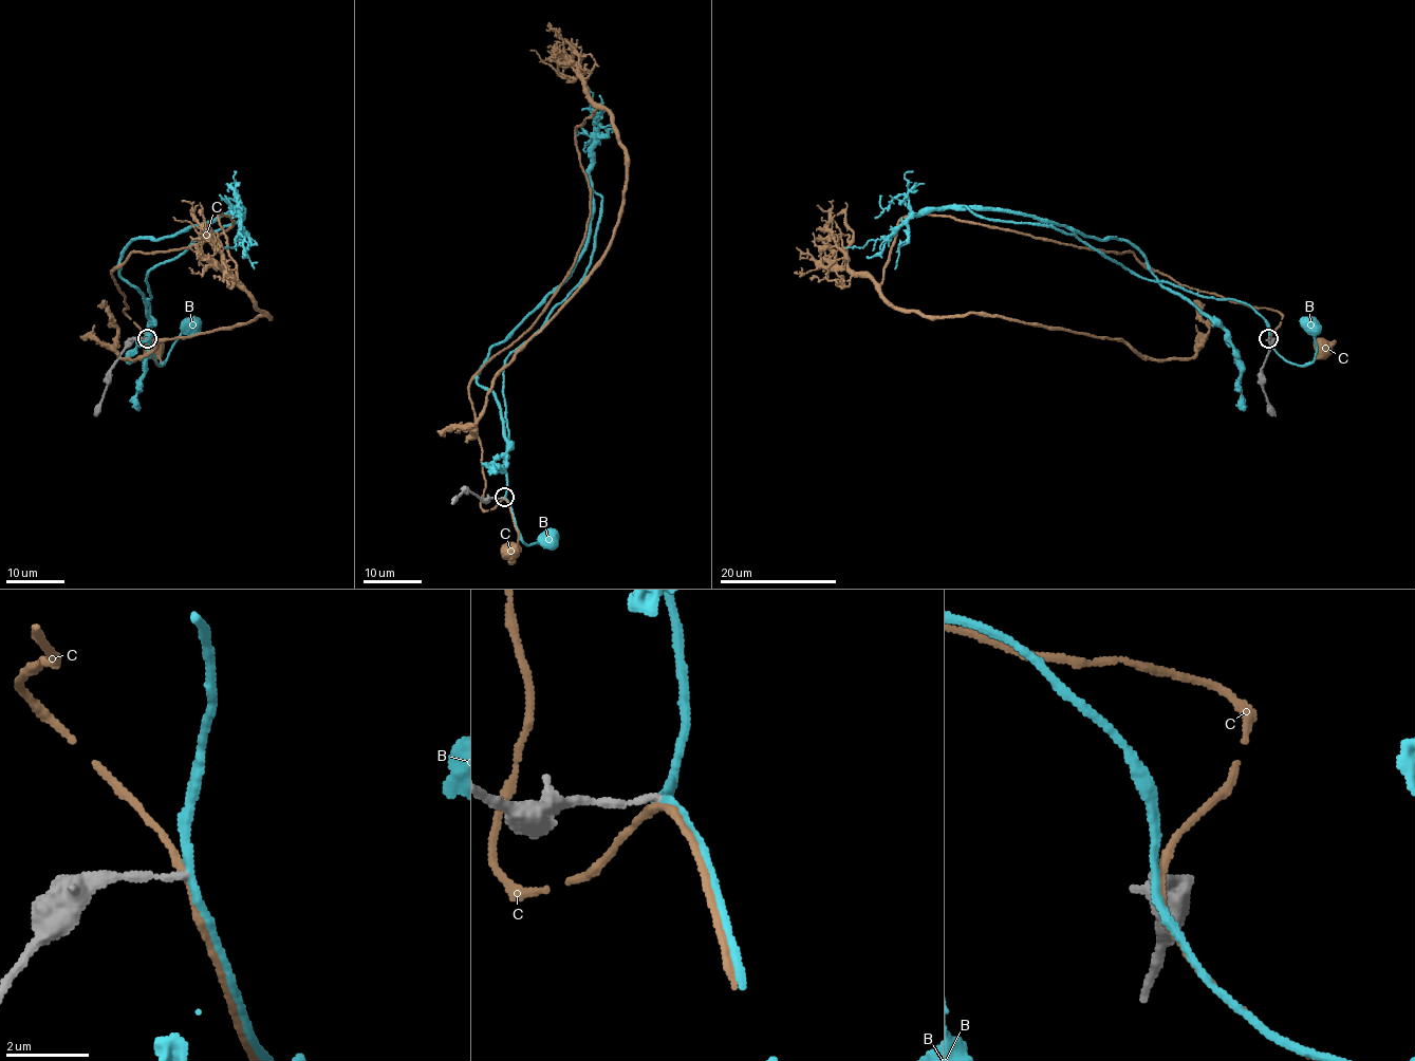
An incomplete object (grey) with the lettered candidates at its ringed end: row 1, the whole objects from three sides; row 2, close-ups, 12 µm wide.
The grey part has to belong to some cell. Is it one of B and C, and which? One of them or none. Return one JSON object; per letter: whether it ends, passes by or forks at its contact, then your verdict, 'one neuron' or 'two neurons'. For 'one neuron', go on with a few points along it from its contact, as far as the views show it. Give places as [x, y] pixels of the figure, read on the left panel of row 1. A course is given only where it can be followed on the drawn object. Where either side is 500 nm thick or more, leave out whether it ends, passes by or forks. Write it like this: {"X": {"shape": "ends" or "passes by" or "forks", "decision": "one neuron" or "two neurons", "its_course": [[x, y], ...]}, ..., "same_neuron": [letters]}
{"B": {"shape": "passes by", "decision": "two neurons"}, "C": {"shape": "passes by", "decision": "two neurons"}, "same_neuron": []}

